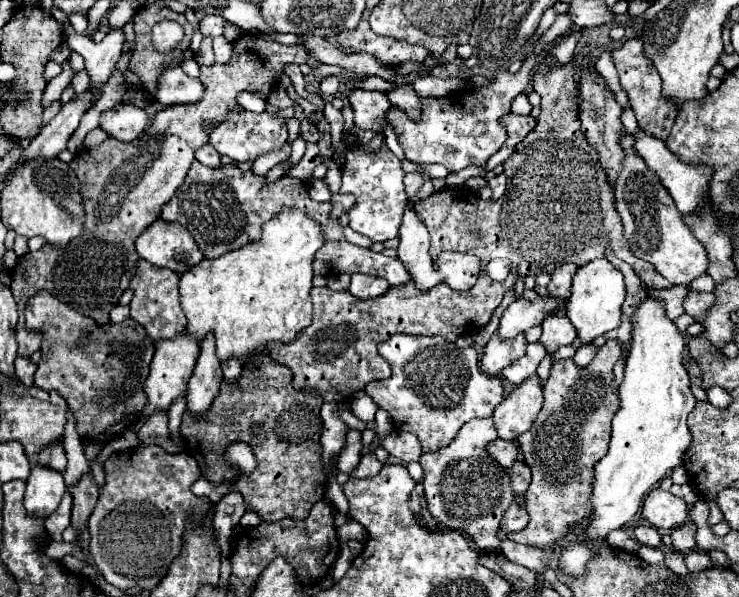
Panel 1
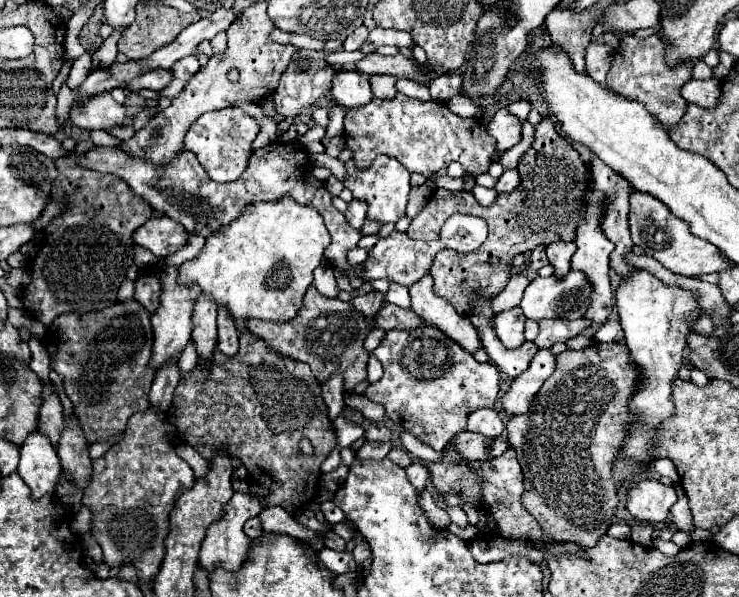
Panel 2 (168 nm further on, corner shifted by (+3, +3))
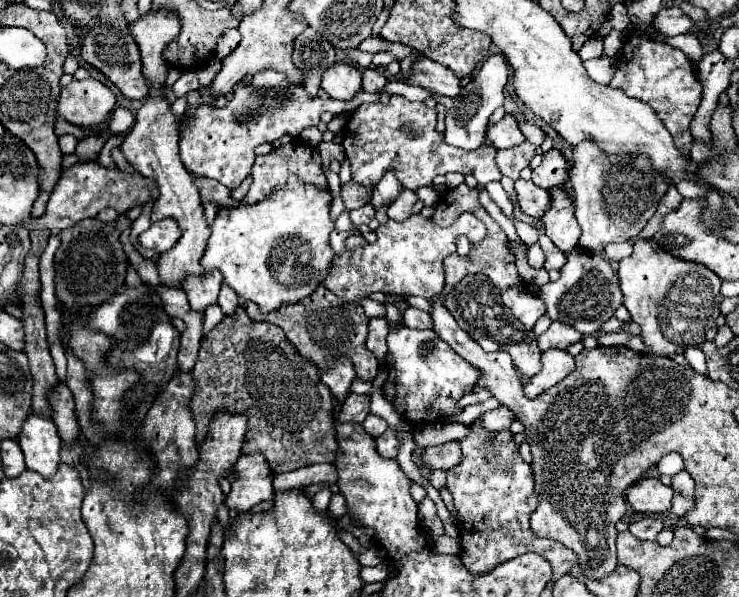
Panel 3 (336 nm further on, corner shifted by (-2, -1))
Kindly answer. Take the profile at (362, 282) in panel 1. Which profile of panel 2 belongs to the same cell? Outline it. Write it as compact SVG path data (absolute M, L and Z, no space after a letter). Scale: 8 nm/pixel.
M373 291L367 295L353 297L351 303L357 311L361 311L361 315L365 315L365 319L369 319L369 323L373 323L373 319L377 317L377 311L383 307L383 295L379 291Z

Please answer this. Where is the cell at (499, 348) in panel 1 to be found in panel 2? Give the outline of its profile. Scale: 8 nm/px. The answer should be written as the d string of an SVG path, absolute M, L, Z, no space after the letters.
M521 307L501 311L495 317L495 331L505 347L519 347L525 341L525 337L523 337L523 323L525 321L527 319L525 319Z

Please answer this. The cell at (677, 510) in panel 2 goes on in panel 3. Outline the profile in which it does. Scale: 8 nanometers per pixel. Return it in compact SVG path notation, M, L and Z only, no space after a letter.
M680 471L678 475L672 477L672 489L674 489L672 513L684 517L694 507L694 481L686 471Z

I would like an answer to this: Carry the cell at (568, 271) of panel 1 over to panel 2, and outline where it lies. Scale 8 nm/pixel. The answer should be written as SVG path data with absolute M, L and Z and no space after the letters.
M557 241L557 243L549 243L547 247L547 257L549 263L555 267L555 277L563 277L569 273L571 269L571 257L575 253L575 243L569 241Z

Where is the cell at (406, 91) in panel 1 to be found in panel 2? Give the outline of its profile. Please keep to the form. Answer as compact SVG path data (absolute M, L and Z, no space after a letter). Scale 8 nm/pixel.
M373 75L369 79L371 83L371 91L377 99L393 99L397 95L397 89L395 89L395 81L391 75Z

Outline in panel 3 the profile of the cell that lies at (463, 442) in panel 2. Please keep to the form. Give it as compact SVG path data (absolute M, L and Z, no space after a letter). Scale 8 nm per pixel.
M448 441L436 447L428 447L422 451L420 455L420 465L428 467L428 469L442 469L448 471L450 467L458 465L462 461L462 447L458 441Z

